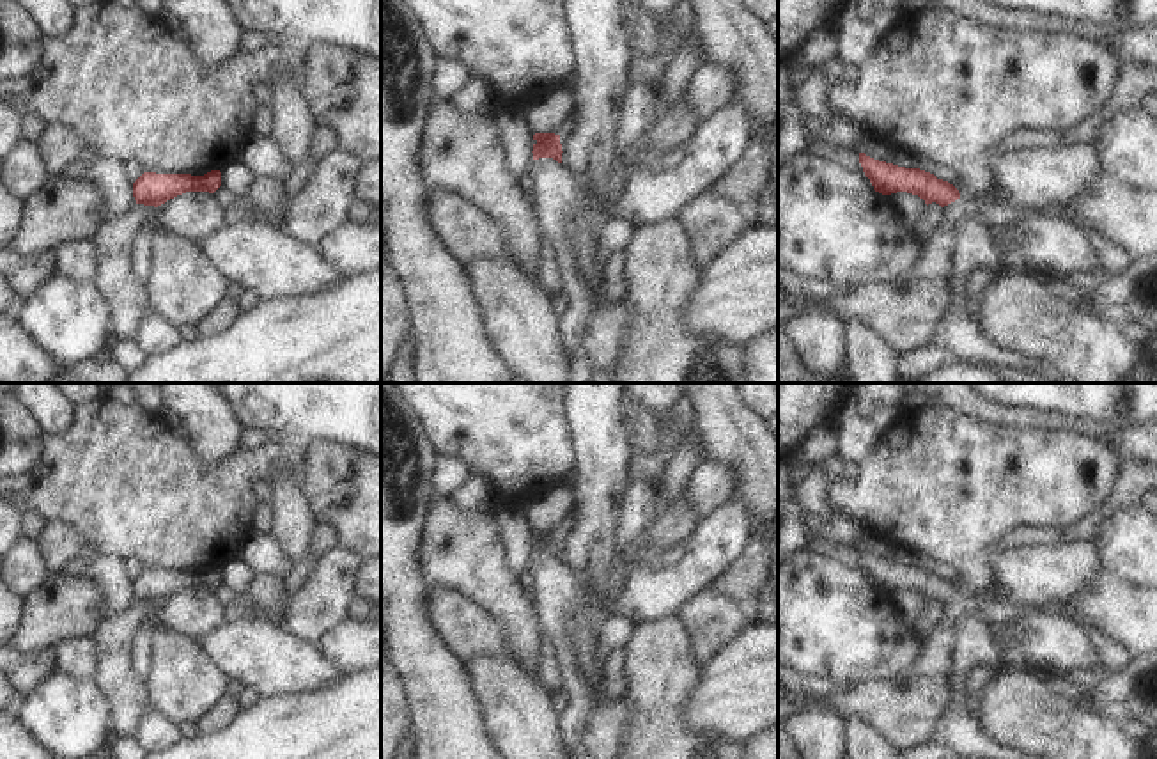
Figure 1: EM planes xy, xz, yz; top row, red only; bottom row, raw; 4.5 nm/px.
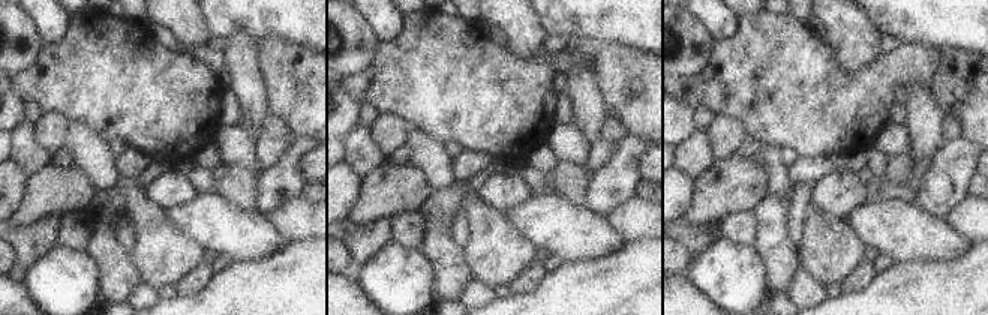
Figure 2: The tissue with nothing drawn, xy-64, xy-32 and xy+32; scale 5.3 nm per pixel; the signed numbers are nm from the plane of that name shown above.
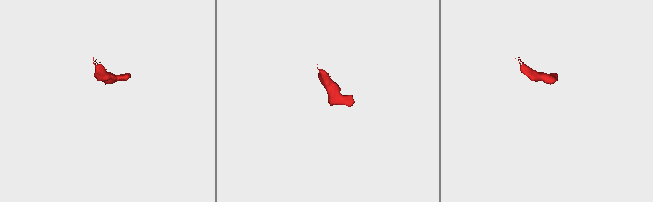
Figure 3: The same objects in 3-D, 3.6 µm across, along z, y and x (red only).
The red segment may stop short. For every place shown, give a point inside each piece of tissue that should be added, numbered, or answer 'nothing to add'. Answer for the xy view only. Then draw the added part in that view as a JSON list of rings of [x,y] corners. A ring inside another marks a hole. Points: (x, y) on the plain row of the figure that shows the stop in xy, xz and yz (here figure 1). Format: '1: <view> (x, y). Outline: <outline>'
nothing to add

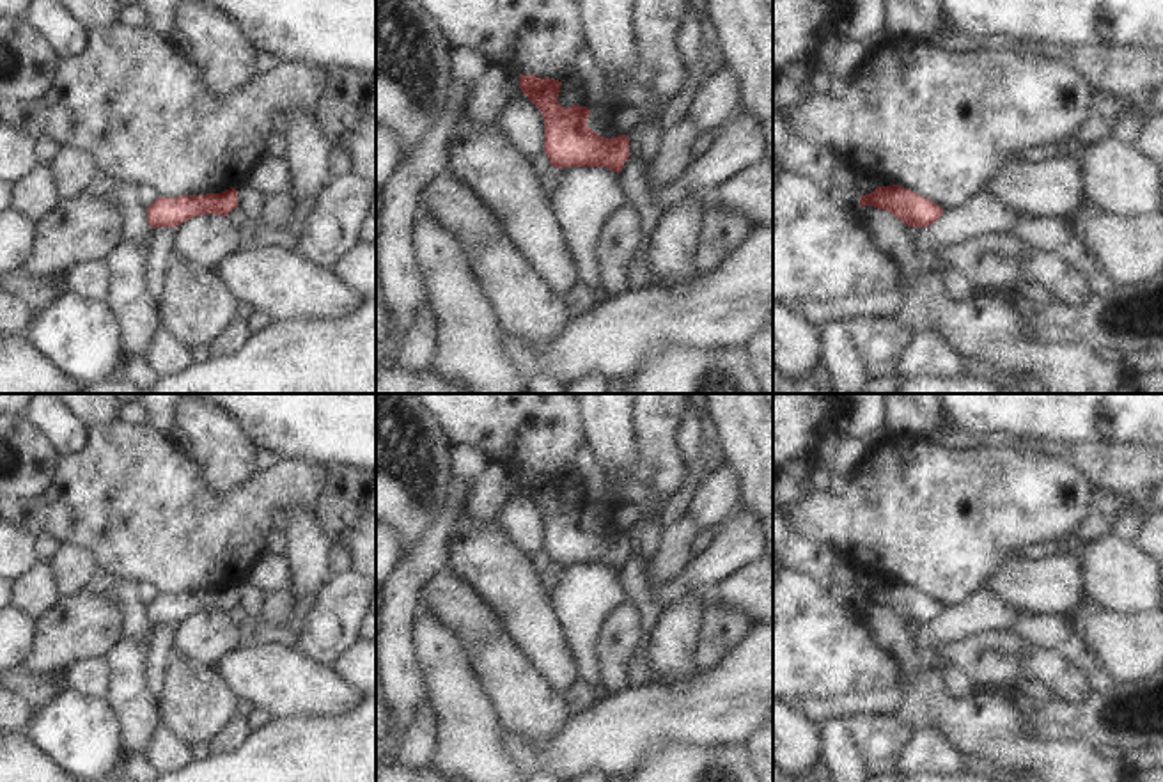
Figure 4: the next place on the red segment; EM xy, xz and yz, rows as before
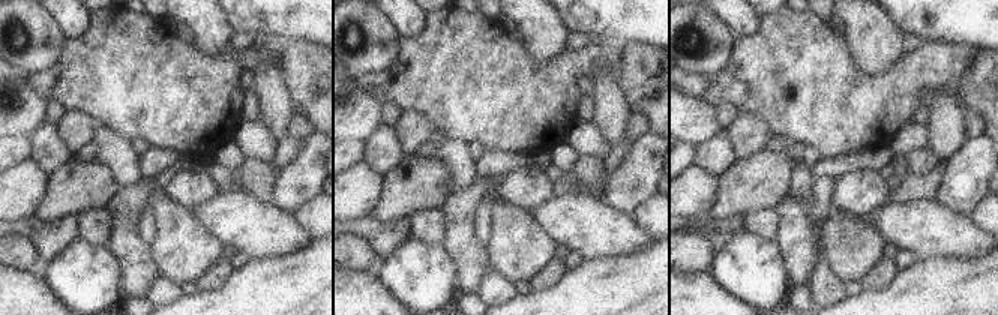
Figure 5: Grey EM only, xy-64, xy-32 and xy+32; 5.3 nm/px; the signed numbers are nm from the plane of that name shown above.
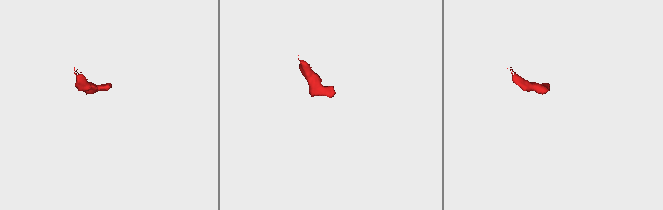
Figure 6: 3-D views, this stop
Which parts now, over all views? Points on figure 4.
nothing to add

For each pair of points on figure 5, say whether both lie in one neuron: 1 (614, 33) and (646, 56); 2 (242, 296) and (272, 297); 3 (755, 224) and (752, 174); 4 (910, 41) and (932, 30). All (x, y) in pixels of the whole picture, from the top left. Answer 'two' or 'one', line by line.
1: two
2: one
3: two
4: two

